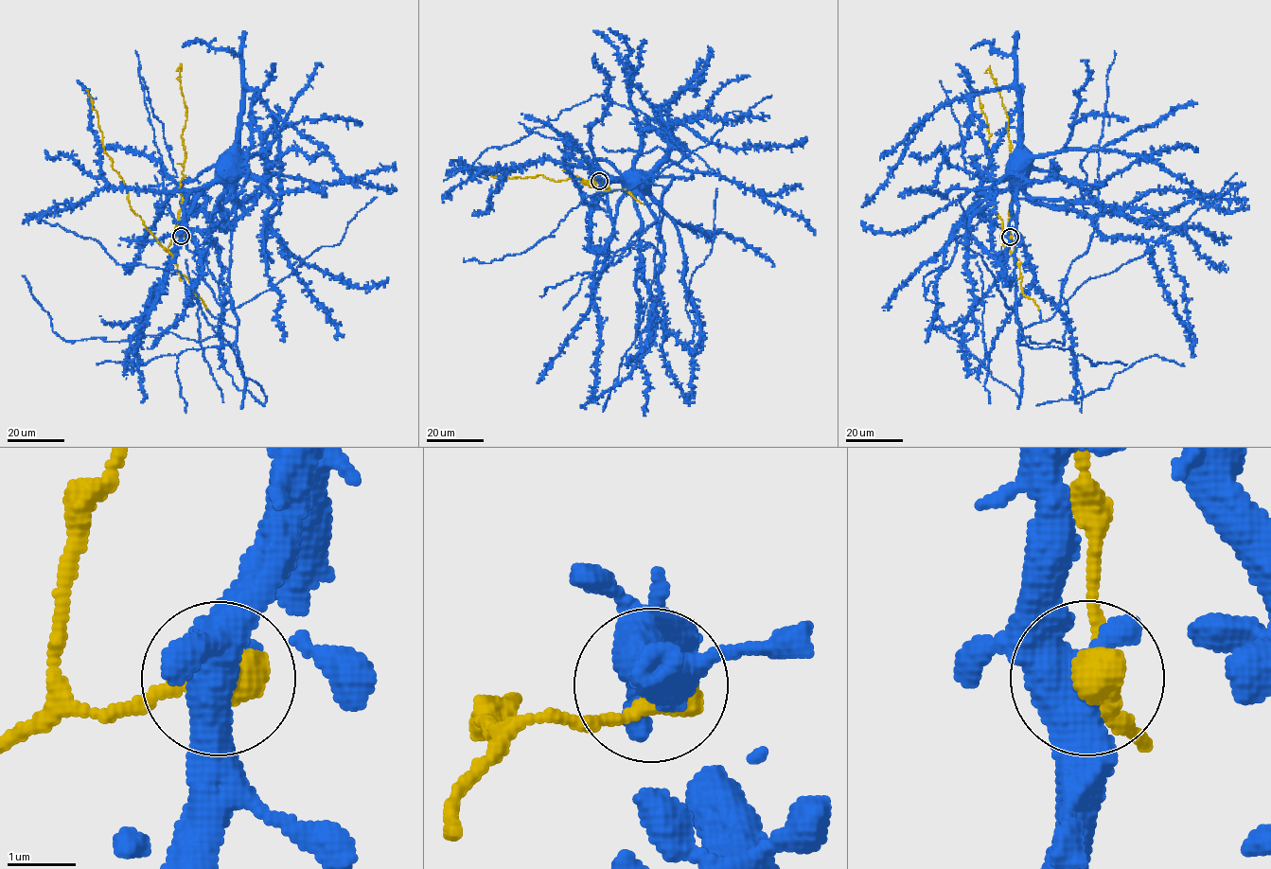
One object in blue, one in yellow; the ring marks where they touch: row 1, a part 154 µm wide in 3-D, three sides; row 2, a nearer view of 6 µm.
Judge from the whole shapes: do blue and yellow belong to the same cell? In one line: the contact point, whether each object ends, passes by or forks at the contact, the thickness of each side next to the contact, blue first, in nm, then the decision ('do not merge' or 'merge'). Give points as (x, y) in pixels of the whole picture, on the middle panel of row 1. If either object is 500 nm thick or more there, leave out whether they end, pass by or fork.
(599, 181) | 550/550 nm | merge

